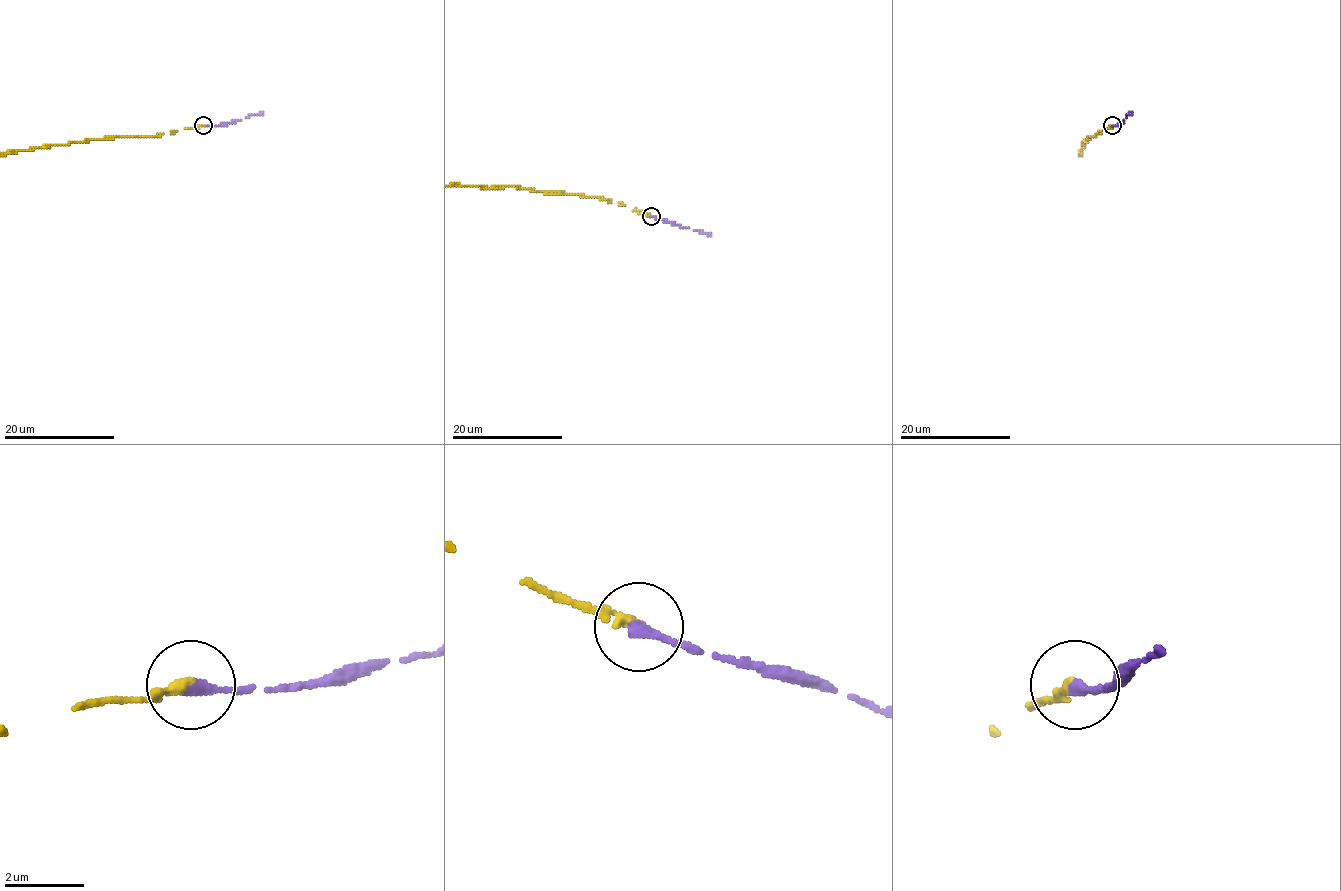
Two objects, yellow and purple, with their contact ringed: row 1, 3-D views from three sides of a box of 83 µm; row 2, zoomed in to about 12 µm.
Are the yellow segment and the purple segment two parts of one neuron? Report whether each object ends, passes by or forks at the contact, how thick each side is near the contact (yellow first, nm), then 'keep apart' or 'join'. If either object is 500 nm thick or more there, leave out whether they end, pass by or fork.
yellow ends | purple ends | 240/300 nm | join

